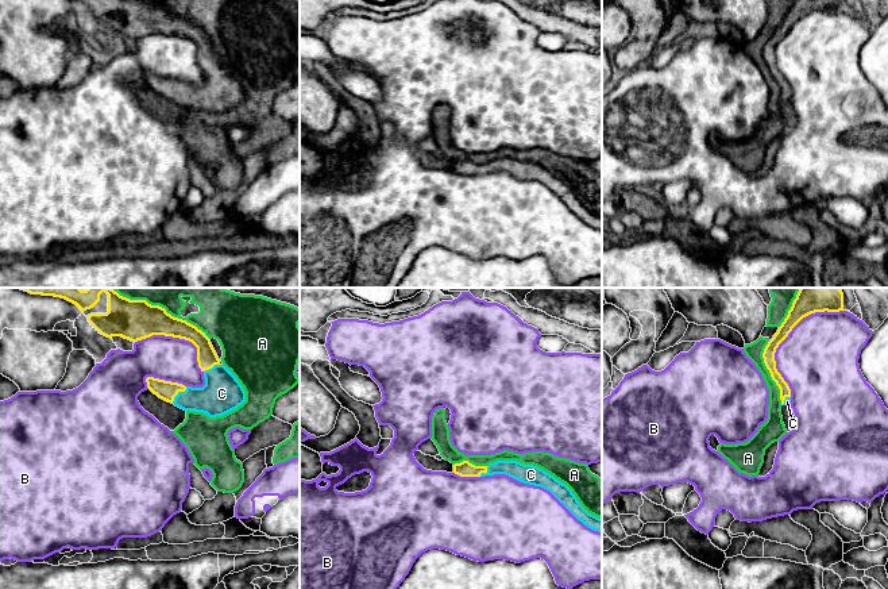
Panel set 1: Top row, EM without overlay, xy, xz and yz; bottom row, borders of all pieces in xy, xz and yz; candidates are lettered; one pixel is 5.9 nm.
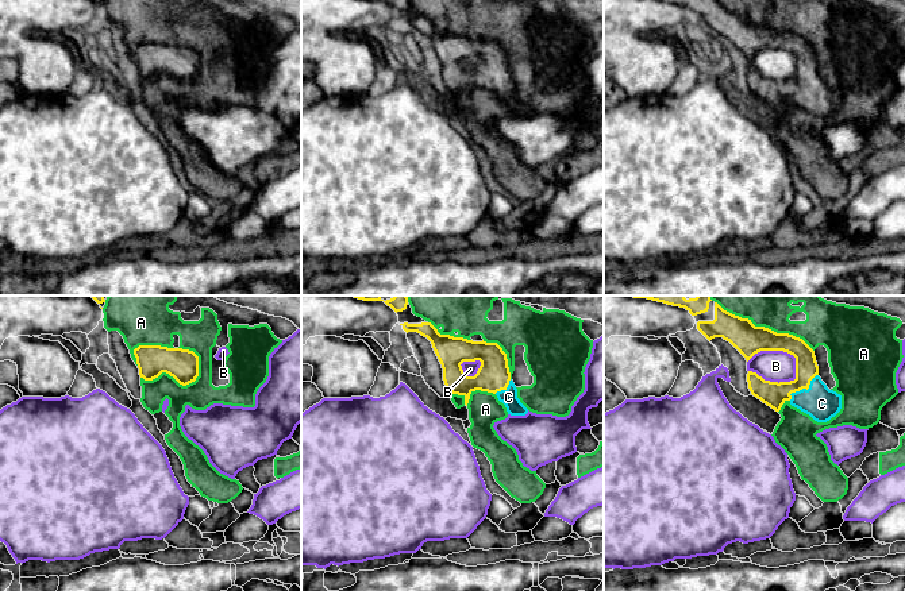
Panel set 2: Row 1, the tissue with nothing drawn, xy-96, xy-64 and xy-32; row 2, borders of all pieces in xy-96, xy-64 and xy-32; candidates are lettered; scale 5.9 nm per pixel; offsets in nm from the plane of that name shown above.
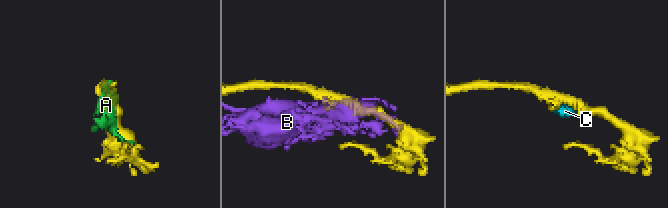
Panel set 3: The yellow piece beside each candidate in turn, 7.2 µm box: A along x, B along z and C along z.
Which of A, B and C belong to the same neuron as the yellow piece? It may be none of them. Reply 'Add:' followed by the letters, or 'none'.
Add: C

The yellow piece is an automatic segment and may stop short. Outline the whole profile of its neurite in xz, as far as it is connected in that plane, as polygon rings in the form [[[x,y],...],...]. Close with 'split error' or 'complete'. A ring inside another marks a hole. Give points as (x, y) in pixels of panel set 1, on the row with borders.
[[[463,461],[453,465],[453,473],[460,477],[506,474],[520,482],[541,486],[549,490],[584,526],[602,532],[602,519],[588,513],[565,484],[537,466],[517,461],[497,461],[487,466],[475,466],[468,461]]] | split error

